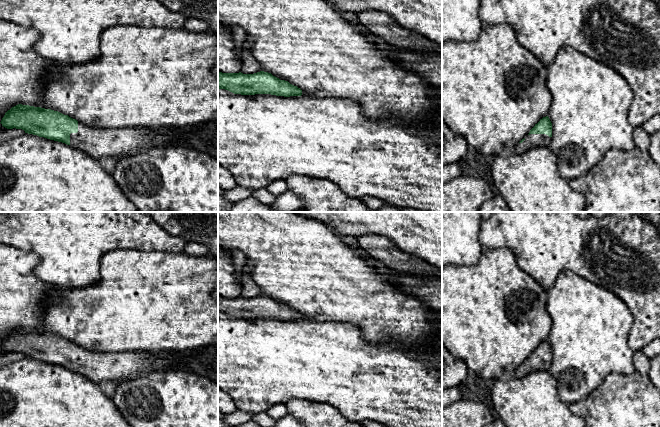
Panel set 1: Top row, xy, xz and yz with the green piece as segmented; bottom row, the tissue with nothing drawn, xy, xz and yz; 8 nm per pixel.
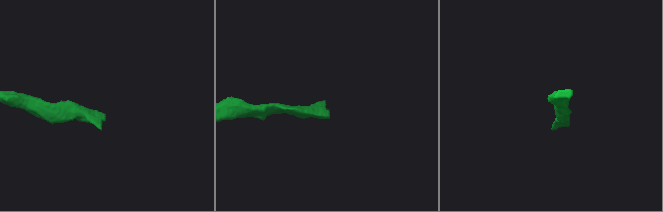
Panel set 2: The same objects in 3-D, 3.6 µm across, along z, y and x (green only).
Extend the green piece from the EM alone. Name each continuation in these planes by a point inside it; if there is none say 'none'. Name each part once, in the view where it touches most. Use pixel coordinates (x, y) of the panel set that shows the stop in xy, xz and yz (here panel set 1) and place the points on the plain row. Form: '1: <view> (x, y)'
1: xy (95, 366)

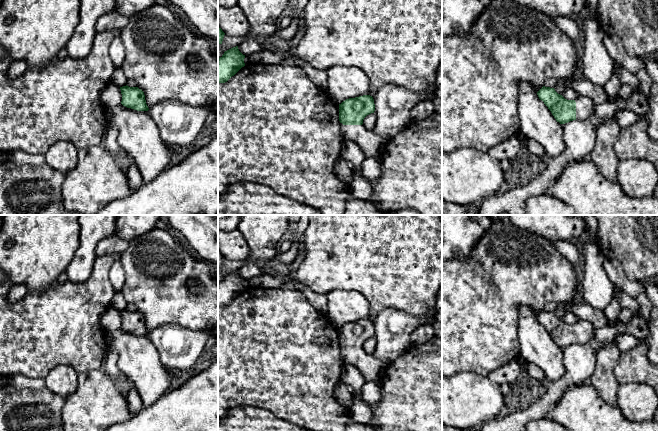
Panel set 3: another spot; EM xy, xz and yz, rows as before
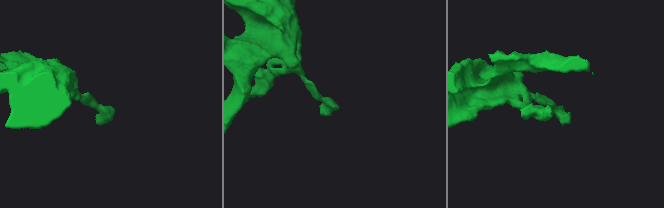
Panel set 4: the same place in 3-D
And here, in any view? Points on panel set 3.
1: xz (371, 368)

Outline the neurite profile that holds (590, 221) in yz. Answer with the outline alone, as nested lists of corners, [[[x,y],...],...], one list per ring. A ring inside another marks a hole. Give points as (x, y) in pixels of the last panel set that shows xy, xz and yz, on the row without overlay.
[[[584,215],[584,221],[588,228],[590,239],[598,243],[597,219],[593,215]]]

